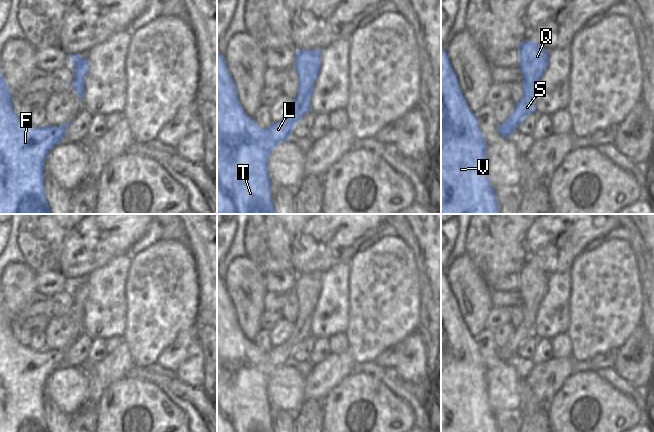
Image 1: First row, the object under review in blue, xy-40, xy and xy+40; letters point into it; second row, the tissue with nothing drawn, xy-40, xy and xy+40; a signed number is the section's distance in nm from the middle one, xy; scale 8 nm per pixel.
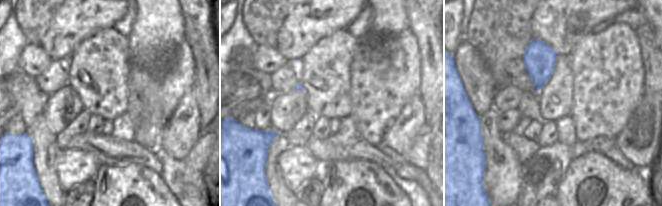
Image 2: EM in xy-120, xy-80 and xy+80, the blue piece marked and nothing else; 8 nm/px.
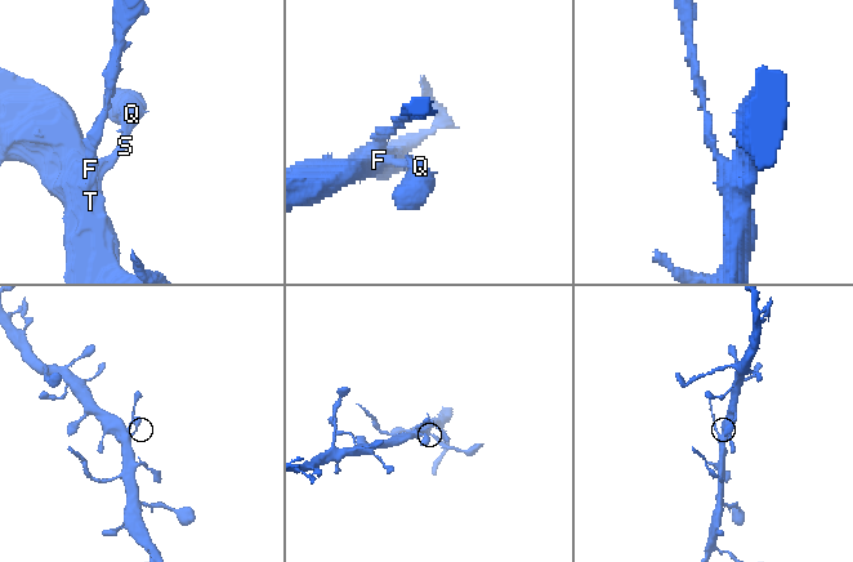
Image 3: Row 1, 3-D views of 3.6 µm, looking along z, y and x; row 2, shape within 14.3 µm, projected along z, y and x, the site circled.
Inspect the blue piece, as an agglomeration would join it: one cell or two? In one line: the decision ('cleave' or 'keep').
keep

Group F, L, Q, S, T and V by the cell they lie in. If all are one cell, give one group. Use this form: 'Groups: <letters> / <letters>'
Groups: F L Q S T V

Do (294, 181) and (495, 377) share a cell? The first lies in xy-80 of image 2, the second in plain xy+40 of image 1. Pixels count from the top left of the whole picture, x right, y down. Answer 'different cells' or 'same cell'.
same cell

